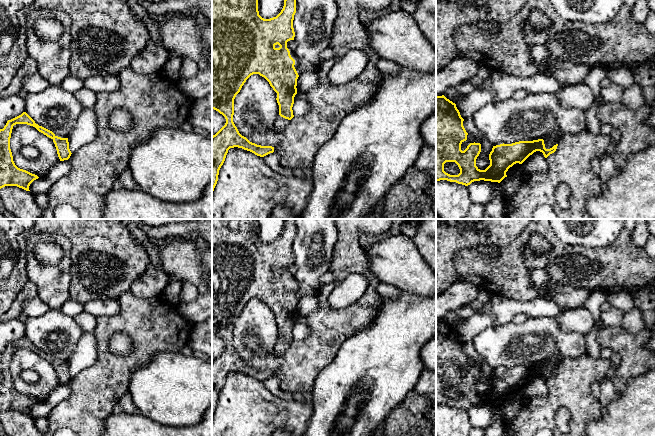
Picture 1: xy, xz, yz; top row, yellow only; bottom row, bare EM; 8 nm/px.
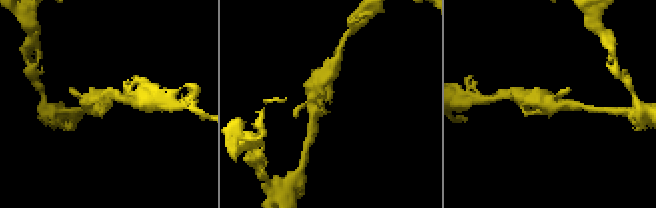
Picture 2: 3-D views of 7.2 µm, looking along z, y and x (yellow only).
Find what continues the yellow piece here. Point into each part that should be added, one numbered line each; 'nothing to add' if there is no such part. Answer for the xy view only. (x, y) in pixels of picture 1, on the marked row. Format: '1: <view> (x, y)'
nothing to add

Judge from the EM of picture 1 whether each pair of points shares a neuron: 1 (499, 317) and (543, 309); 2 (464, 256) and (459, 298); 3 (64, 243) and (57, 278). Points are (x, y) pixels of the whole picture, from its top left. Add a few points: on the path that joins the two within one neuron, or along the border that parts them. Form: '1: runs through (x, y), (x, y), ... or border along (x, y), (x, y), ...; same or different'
1: runs through (510, 308), (532, 308); same
2: border along (462, 278), (479, 288); different
3: runs through (66, 252), (66, 260), (62, 269); same

